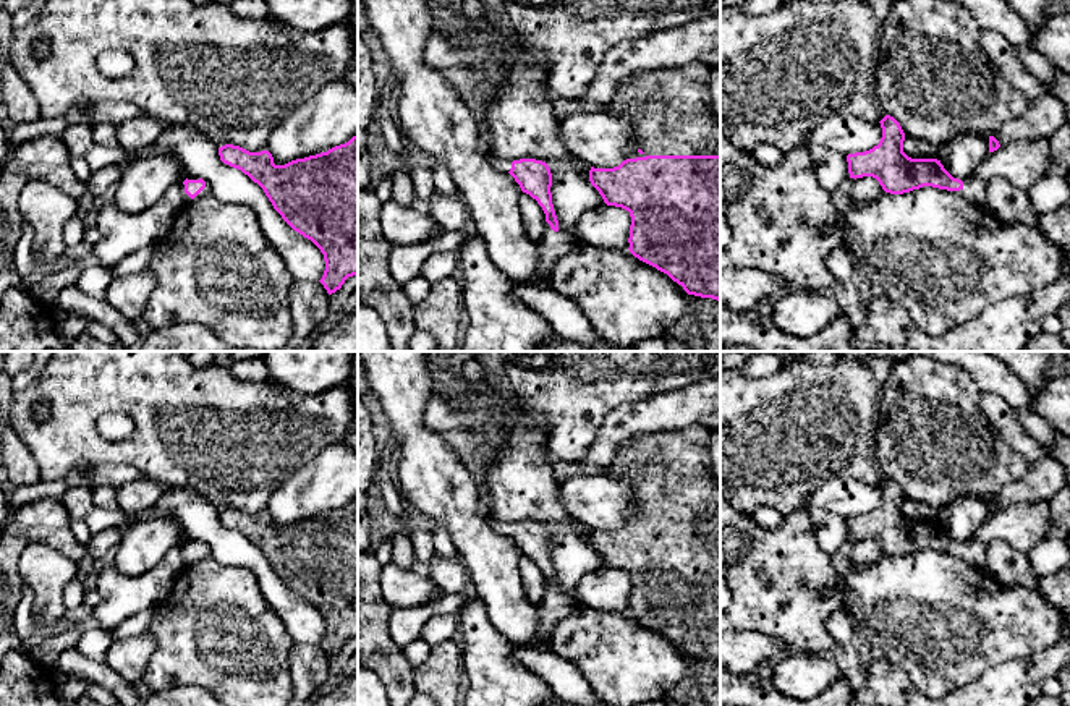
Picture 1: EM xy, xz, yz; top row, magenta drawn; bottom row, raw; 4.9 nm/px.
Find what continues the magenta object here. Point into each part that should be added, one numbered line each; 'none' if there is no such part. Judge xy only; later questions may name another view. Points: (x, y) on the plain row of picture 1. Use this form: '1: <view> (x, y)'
1: xy (208, 552)

